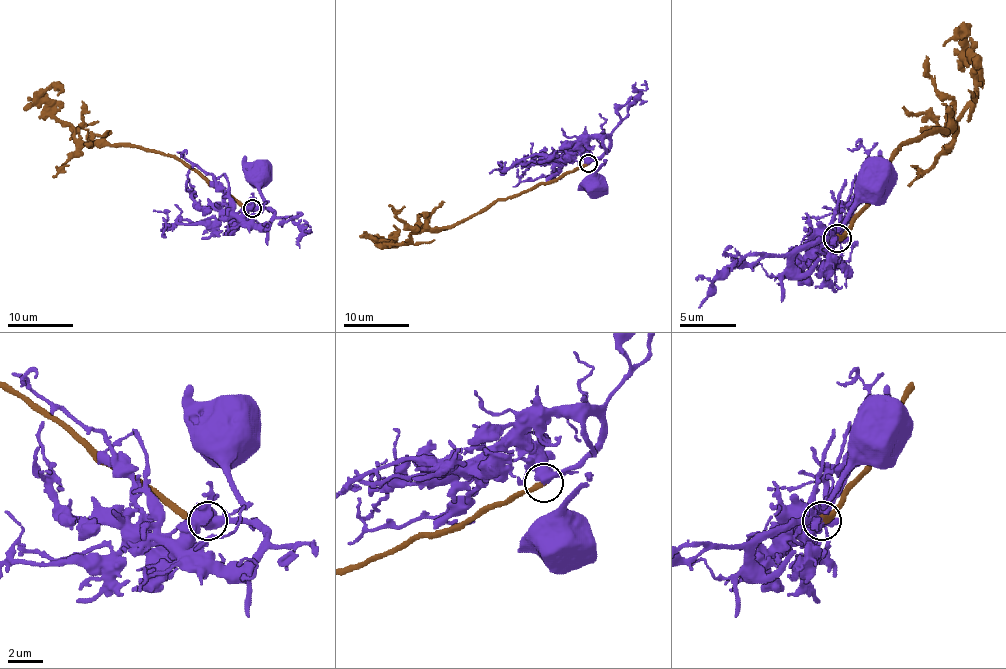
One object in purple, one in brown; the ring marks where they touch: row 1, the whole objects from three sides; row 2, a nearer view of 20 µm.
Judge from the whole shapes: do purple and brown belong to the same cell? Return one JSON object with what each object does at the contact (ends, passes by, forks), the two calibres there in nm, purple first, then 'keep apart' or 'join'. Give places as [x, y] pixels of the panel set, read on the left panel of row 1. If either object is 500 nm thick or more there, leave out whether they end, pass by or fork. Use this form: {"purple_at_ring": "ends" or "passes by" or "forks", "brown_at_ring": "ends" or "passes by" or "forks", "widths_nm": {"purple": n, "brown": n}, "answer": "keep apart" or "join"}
{"widths_nm": {"purple": 500, "brown": 400}, "answer": "join"}

